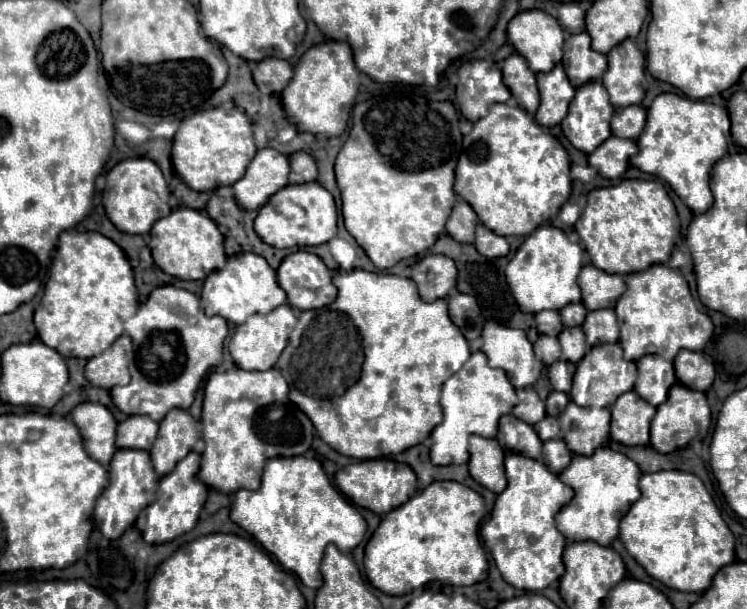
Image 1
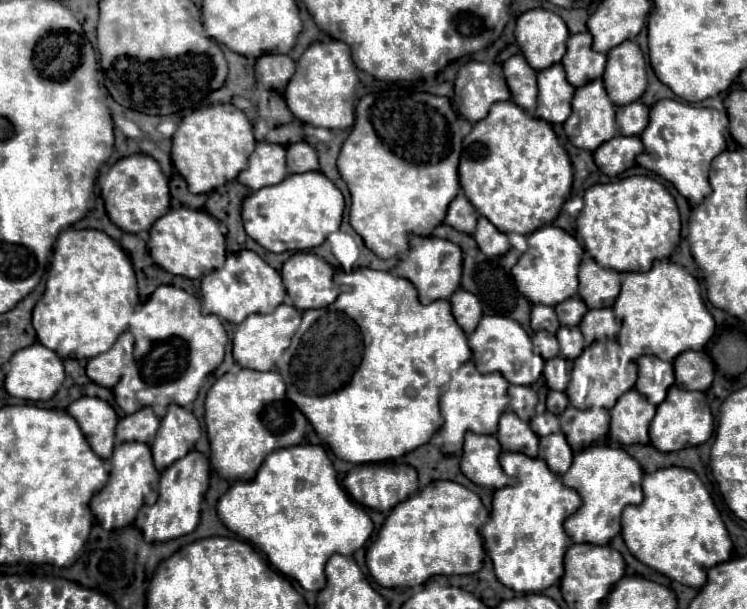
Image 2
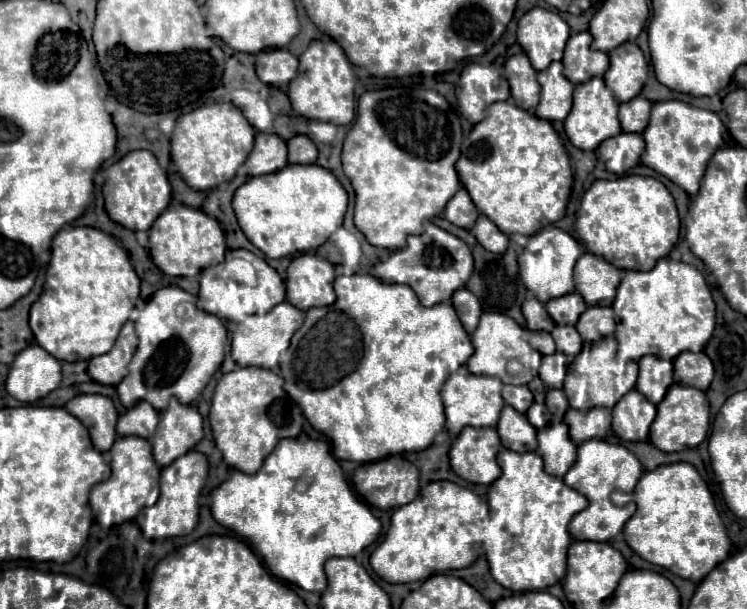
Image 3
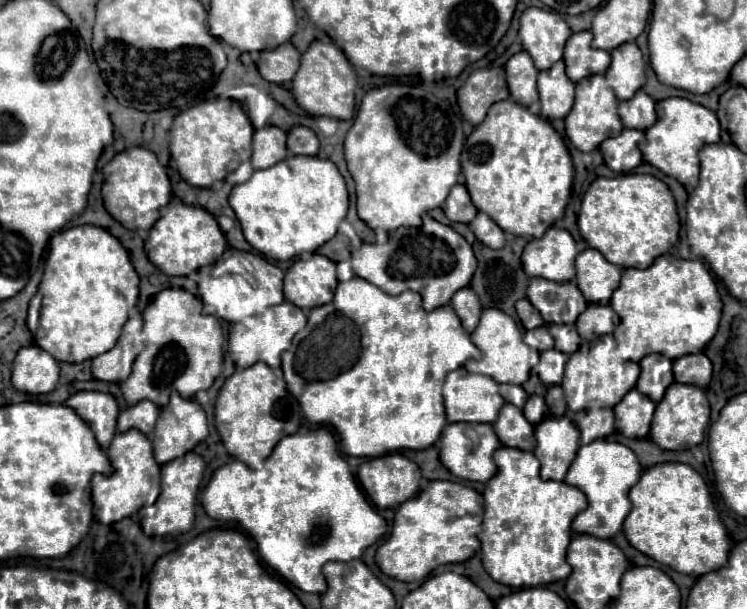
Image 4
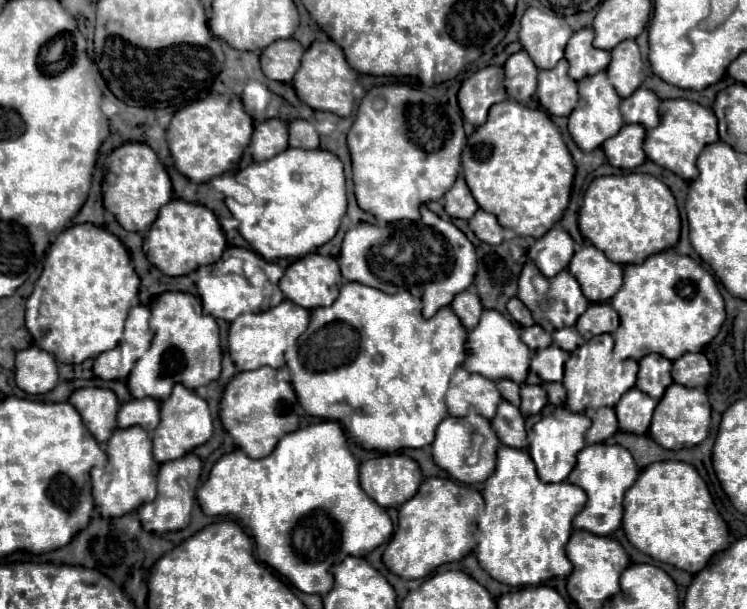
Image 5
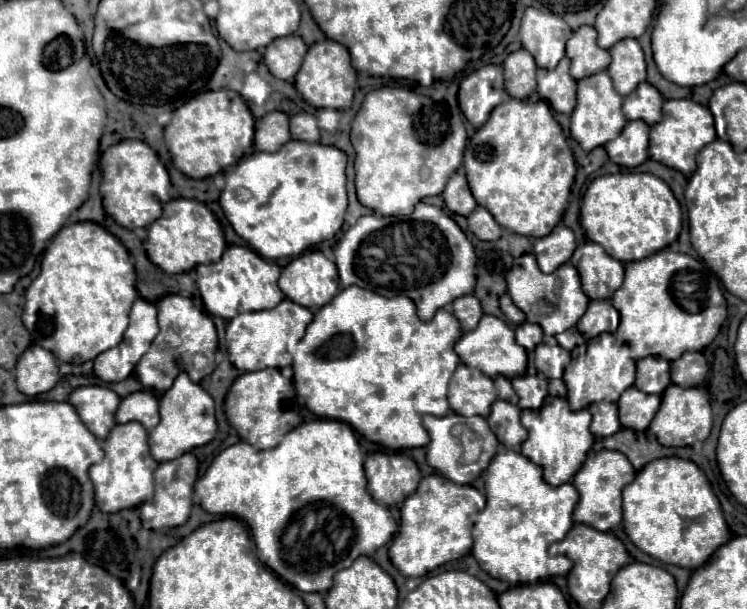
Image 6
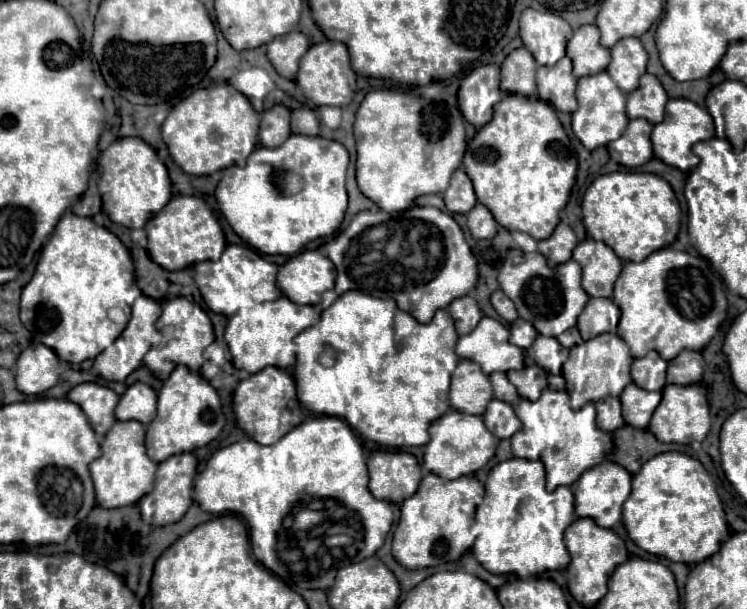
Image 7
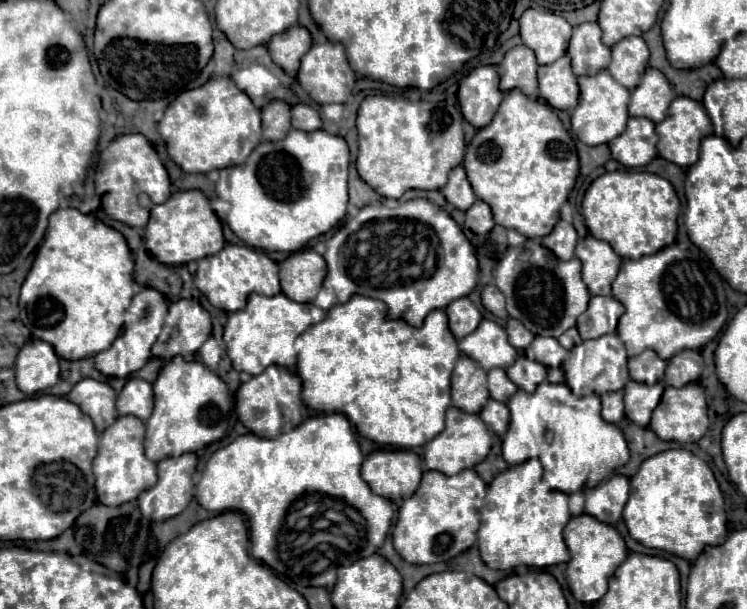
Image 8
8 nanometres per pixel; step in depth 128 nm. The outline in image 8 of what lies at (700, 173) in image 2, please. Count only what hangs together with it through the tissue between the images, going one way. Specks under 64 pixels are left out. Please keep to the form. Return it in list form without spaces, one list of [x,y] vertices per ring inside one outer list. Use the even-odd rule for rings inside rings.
[[[674,98],[666,118],[656,124],[656,134],[658,134],[658,154],[682,168],[692,166],[698,160],[698,150],[700,150],[700,142],[704,136],[710,134],[712,122],[704,110],[704,106],[692,98]]]

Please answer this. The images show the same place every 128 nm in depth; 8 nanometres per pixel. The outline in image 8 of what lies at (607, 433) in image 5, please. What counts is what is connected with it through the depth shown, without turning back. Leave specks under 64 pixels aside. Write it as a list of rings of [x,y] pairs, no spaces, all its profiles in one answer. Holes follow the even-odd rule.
[[[622,390],[612,392],[612,394],[602,394],[602,418],[606,422],[620,422],[624,418],[624,402],[622,402]]]

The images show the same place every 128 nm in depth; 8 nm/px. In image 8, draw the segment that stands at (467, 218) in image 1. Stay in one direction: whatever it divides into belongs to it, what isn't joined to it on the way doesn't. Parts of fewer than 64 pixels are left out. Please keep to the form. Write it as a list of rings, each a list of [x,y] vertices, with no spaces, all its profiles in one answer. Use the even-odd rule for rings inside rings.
[[[456,166],[450,172],[448,184],[442,188],[442,192],[444,192],[446,200],[452,202],[460,210],[468,210],[474,204],[474,200],[476,200],[474,192],[472,192],[472,186],[470,186],[470,182],[468,182],[466,172],[464,172],[462,166]]]

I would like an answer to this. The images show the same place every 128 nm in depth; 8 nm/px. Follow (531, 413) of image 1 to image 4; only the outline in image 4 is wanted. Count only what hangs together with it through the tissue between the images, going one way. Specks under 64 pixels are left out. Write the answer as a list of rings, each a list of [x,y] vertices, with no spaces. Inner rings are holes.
[[[500,384],[500,396],[506,402],[514,404],[516,408],[522,408],[524,402],[526,402],[526,398],[528,398],[528,394],[524,392],[524,388],[518,386],[518,384]]]

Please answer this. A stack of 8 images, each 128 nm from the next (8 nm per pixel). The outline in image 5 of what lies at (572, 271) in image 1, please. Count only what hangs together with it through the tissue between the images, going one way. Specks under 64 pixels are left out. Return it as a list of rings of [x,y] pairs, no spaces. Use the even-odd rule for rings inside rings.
[[[554,226],[534,242],[528,250],[528,258],[540,268],[546,278],[556,276],[558,272],[568,268],[568,262],[574,254],[574,242],[570,234],[562,226]]]

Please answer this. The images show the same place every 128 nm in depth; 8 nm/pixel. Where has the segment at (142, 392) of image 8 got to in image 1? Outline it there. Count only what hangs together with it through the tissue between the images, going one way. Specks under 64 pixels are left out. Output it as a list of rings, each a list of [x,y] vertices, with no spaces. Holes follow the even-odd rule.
[[[146,414],[130,416],[118,424],[116,446],[118,448],[150,450],[152,442],[156,440],[156,434],[158,434],[158,422],[154,422]]]

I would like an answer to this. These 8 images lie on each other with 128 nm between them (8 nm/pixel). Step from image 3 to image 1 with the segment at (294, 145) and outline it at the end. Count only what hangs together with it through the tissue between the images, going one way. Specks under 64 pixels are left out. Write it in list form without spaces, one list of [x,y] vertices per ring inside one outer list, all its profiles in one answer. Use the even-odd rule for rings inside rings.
[[[294,152],[290,156],[290,184],[316,180],[316,176],[318,176],[316,162],[308,152]]]

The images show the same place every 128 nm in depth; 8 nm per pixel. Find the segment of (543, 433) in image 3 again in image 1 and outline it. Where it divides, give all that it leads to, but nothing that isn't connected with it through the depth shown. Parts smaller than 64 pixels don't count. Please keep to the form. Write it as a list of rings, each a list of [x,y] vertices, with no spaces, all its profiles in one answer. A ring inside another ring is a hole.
[[[554,438],[544,442],[544,462],[554,472],[560,474],[572,460],[572,452],[564,446],[564,440]]]

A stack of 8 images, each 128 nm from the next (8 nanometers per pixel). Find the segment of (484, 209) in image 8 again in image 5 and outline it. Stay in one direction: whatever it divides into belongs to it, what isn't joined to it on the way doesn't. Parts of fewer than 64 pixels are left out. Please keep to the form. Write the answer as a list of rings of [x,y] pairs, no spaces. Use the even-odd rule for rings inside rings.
[[[478,210],[470,220],[468,220],[470,230],[486,244],[500,244],[502,242],[502,232],[504,228],[498,224],[494,214],[488,214],[484,210]]]

